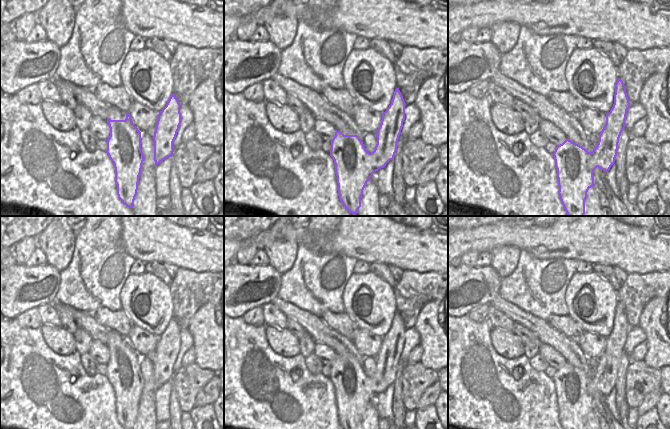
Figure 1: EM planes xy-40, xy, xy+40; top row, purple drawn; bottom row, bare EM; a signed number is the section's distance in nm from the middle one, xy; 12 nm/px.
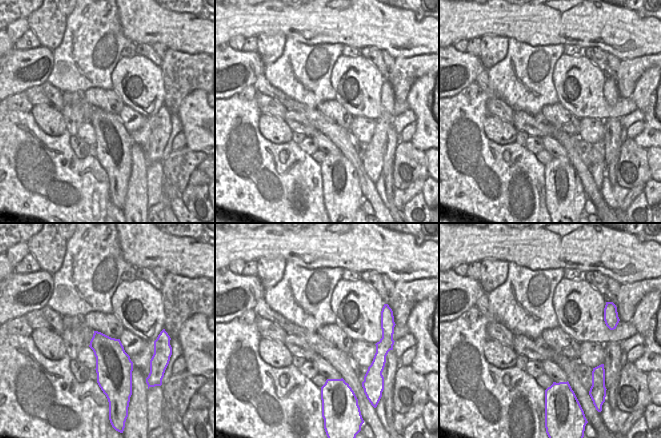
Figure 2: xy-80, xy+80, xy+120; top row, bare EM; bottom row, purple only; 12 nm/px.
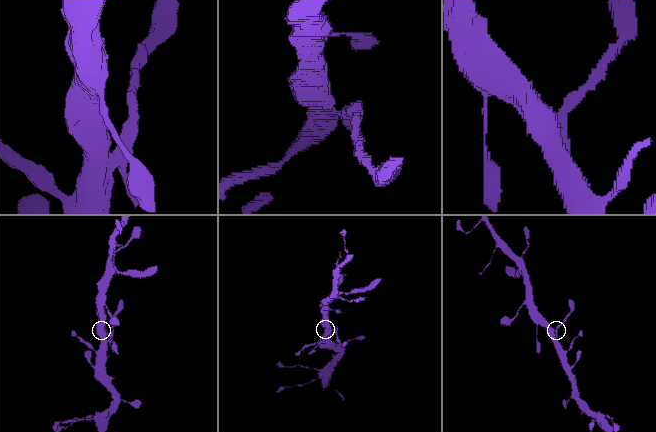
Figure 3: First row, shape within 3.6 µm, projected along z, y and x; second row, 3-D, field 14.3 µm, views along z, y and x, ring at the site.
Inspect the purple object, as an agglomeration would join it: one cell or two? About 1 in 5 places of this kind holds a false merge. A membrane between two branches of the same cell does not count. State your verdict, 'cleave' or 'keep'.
keep

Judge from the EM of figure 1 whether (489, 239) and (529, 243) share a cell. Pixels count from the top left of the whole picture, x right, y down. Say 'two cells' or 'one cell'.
one cell

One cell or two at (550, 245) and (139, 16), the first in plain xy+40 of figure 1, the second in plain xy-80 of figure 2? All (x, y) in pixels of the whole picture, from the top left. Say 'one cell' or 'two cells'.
one cell

